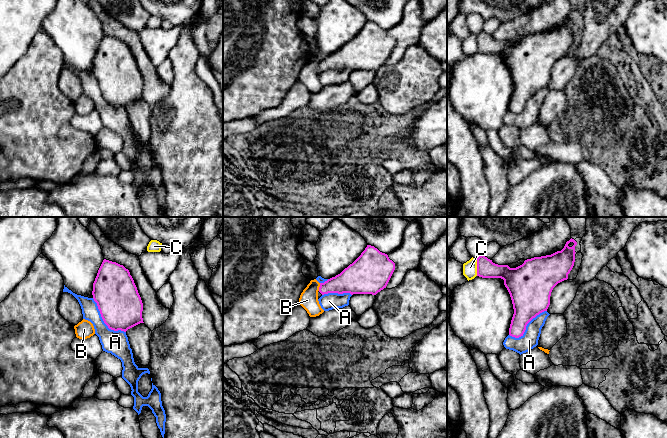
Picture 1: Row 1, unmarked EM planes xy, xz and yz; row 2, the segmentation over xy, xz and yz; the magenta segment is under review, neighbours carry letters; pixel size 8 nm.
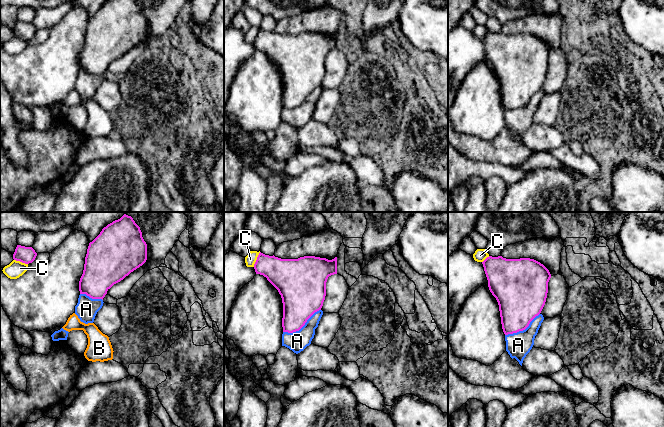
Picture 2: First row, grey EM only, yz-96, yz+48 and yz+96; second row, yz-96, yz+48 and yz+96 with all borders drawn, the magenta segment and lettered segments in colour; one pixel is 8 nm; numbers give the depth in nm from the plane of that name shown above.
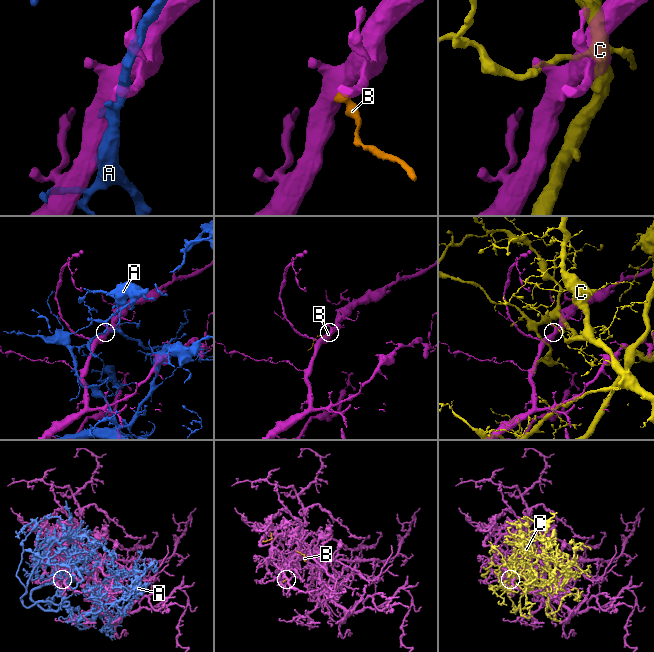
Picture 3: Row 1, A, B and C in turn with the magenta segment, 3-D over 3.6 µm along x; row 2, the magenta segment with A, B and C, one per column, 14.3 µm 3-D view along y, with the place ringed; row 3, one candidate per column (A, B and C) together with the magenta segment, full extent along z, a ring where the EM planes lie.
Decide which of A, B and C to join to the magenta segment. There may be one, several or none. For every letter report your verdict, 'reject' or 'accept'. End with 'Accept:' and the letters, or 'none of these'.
A: reject
B: reject
C: reject
Accept: none of these

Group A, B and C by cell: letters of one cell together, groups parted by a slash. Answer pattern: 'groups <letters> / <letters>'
groups A B / C

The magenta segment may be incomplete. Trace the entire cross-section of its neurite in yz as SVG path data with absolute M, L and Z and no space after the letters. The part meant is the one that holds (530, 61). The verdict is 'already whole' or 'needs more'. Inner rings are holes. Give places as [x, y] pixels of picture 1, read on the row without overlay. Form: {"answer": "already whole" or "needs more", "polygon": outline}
{"answer": "already whole", "polygon": "M571 14L561 27L527 35L516 44L495 40L483 30L476 34L477 52L504 56L514 85L510 112L523 112L527 100L547 87L553 64L568 55L574 42L576 21L577 18Z"}

